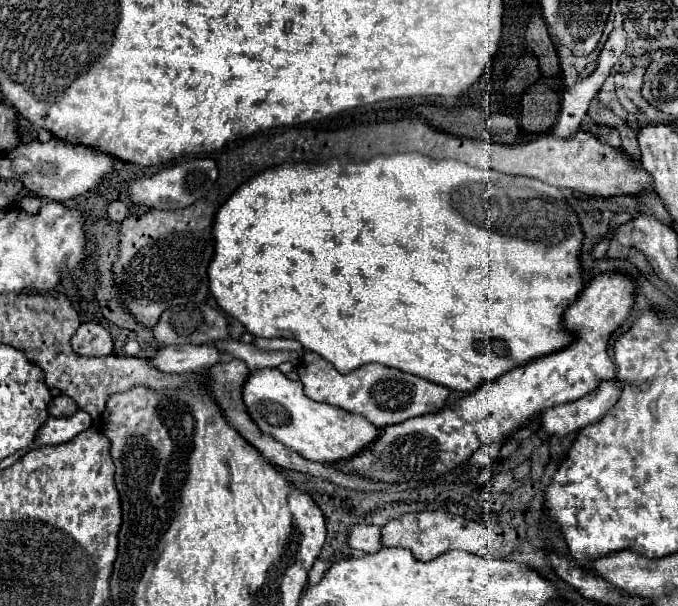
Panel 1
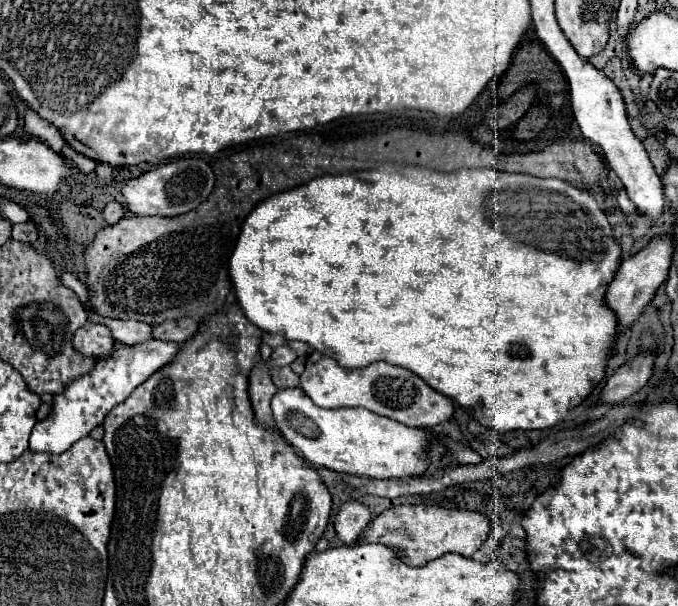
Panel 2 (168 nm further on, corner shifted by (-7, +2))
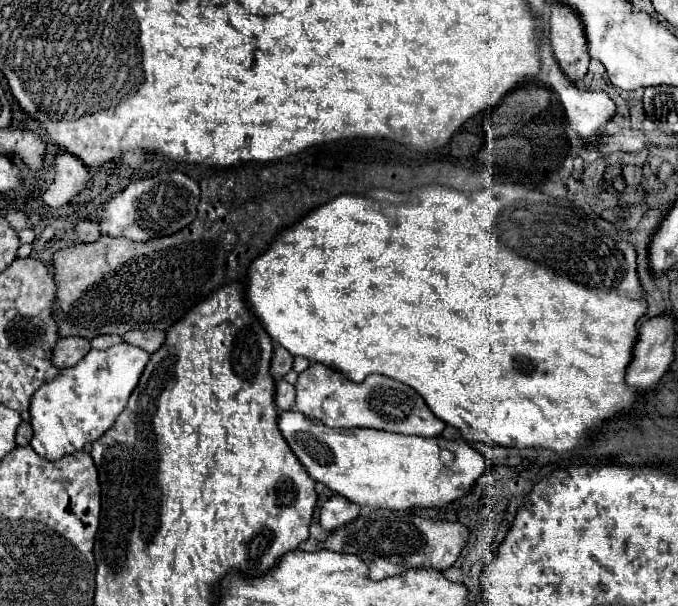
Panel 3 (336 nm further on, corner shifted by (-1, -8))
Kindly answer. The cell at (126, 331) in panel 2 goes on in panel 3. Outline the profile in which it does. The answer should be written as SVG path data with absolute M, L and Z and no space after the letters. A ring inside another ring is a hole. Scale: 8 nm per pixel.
M105 334L105 336L93 338L93 340L91 340L91 346L93 346L95 350L105 350L105 348L115 346L115 344L119 344L119 342L123 342L119 336L109 336L109 334Z

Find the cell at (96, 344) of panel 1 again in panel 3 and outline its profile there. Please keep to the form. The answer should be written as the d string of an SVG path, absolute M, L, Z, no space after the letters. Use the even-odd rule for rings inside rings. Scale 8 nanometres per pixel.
M61 338L57 346L53 348L51 362L57 368L69 368L75 366L87 352L89 352L89 340L85 338Z

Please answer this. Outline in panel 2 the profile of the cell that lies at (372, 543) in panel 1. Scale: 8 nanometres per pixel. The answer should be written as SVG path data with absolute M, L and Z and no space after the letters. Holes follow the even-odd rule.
M347 500L339 508L337 518L335 518L337 538L347 546L357 544L361 538L361 532L365 532L367 524L371 520L373 520L373 514L369 512L369 508L365 504L355 502L355 500Z

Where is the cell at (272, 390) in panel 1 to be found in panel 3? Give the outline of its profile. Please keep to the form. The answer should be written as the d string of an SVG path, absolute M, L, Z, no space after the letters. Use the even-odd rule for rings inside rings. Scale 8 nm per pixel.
M297 410L281 412L279 428L281 428L287 444L299 458L299 462L305 466L305 470L309 472L309 476L315 482L325 484L335 494L345 496L347 500L357 502L359 506L375 506L375 508L391 508L391 510L443 508L443 506L467 496L471 492L475 480L487 468L483 454L477 452L475 448L471 448L461 438L447 440L443 436L437 436L437 438L403 436L403 434L371 430L371 428L337 430L337 428L327 428L317 420L311 420Z

